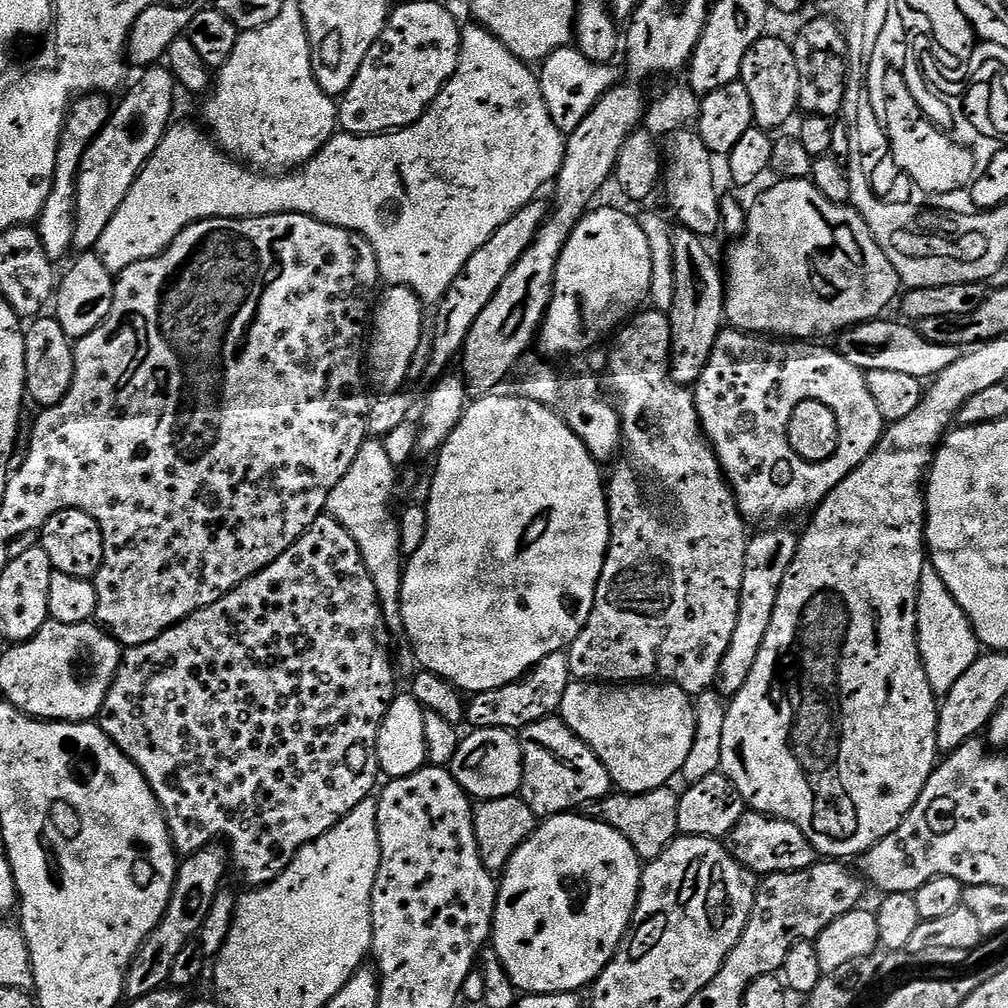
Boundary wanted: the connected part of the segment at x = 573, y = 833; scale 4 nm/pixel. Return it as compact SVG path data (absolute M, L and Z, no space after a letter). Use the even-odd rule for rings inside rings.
M587 814L547 817L529 840L518 846L498 880L490 944L516 989L524 994L579 993L598 979L632 925L641 875L640 855L618 830Z

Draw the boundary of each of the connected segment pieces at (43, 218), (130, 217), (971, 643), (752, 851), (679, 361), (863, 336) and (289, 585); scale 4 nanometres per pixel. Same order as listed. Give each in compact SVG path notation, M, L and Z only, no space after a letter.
M81 94L69 103L68 113L64 115L64 129L60 135L58 150L56 151L56 169L52 179L52 189L42 206L40 219L34 224L36 231L42 238L42 250L46 250L46 254L53 262L60 262L60 259L71 251L74 240L74 222L76 221L76 175L86 150L94 142L96 135L108 124L108 117L112 115L113 105L108 104L108 100L109 97L104 94Z
M471 27L461 31L460 61L454 74L418 122L379 136L334 134L307 164L283 174L265 174L245 166L228 155L199 123L173 123L158 142L158 150L144 163L134 186L130 186L130 194L102 230L102 238L98 238L94 251L102 258L102 266L119 274L134 262L154 258L166 251L183 228L199 220L306 214L363 236L376 251L380 279L385 285L409 288L425 305L439 305L470 254L481 248L498 226L537 199L536 191L555 181L564 161L566 136L550 118L537 73L535 76L525 61L506 50L487 28Z
M926 560L919 579L918 606L916 607L916 640L927 682L938 698L950 692L950 687L962 678L982 652L982 646L965 611L950 594L948 587L937 573L937 568Z
M745 810L742 818L738 818L738 826L730 830L730 834L724 837L723 846L732 857L744 868L763 878L775 872L793 872L794 870L806 870L817 863L818 853L812 847L812 843L794 826L794 822L780 820L777 816L767 816L761 812Z
M676 226L672 228L672 257L674 258L674 298L672 310L668 313L672 331L672 355L670 375L681 386L695 385L702 374L714 342L720 337L726 324L724 314L724 294L726 282L722 268L716 265L714 257L708 253L705 241L690 229Z
M888 319L867 320L839 333L838 351L844 355L846 362L854 362L854 366L861 368L865 374L870 370L894 370L901 374L914 374L914 378L921 382L946 370L950 362L958 362L962 354L958 346L938 346L934 342L926 342L926 338L922 338L920 331L911 323L895 324Z
M325 514L304 531L302 538L298 538L290 550L266 566L266 570L254 574L230 590L230 594L218 598L218 602L187 616L181 624L166 629L158 638L127 649L106 694L98 723L147 778L164 812L172 844L181 857L193 856L206 845L225 840L230 845L231 863L248 886L269 884L282 874L282 870L286 870L286 866L290 866L298 849L326 834L339 820L346 818L358 802L369 799L377 791L376 779L382 776L376 749L378 734L386 710L398 695L388 642L390 636L386 631L379 596L363 564L362 554L350 533L334 517Z

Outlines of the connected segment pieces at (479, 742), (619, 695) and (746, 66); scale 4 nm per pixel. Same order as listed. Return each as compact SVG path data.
M477 728L462 740L462 760L451 765L452 776L469 797L477 801L515 796L520 790L520 742L515 731L506 728Z
M576 680L569 684L566 694L562 694L562 706L558 716L566 726L570 726L570 730L575 736L582 738L582 742L586 742L586 746L590 746L590 750L594 750L596 757L606 766L613 785L622 792L649 792L655 788L671 785L673 783L672 779L677 779L680 776L682 766L690 754L690 746L694 746L696 705L693 697L686 690L679 688L677 684L669 684L667 682L593 682L591 680Z
M763 35L750 50L746 50L746 58L742 58L742 70L739 83L746 86L750 94L750 102L754 106L752 115L755 127L765 130L780 128L792 115L797 115L798 102L798 66L794 63L791 43L787 39Z

